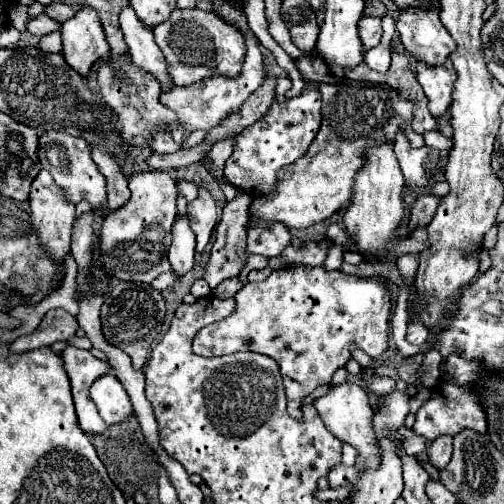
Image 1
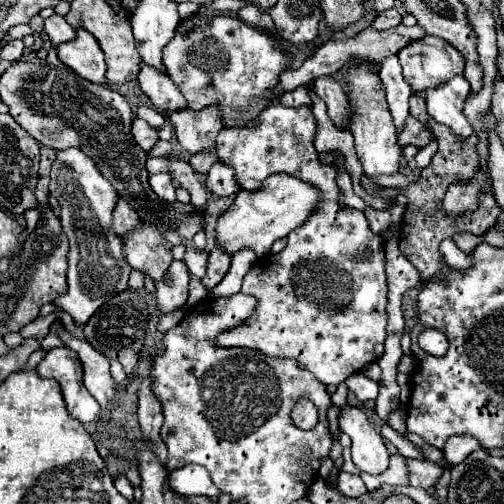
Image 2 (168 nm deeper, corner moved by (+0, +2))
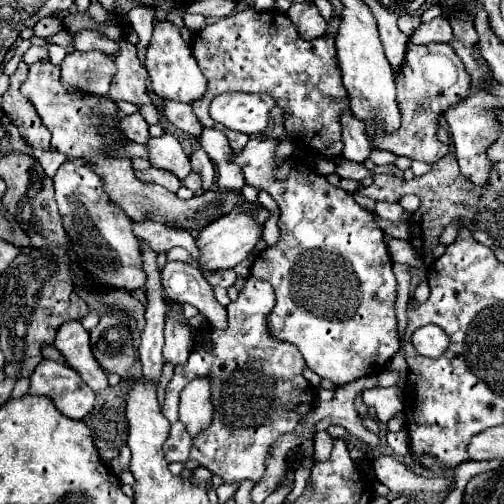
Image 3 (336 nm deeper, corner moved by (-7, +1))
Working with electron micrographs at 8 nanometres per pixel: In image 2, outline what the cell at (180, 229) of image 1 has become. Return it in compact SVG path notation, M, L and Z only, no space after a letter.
M173 260L171 268L169 268L169 278L165 282L157 282L157 292L155 292L157 304L163 314L171 314L185 306L187 282L189 282L189 278L187 278L185 262Z

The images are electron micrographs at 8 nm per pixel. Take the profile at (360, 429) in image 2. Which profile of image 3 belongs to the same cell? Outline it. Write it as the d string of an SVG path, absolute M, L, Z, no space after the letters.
M368 457L376 479L384 483L394 493L418 493L418 491L444 491L450 487L450 481L446 477L420 477L412 473L404 463L400 463L394 457Z

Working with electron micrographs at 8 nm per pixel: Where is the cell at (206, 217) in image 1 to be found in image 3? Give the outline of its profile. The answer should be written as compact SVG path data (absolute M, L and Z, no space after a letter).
M164 133L162 137L148 141L146 147L150 151L148 161L158 169L166 169L174 173L180 181L184 181L192 171L190 157L184 153L180 141L172 133Z

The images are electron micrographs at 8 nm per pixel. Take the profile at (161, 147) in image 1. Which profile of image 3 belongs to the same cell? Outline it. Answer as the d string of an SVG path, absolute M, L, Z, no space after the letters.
M140 113L128 115L120 121L120 127L124 129L124 135L134 141L134 143L142 143L146 145L150 141L150 133L148 133L148 123L144 121L144 117Z

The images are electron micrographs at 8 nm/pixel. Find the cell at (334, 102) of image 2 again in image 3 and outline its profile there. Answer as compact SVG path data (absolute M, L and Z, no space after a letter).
M350 109L342 113L340 125L342 125L342 143L344 143L342 157L348 161L356 161L356 163L362 163L364 159L368 159L370 147L366 139L366 125L354 119Z

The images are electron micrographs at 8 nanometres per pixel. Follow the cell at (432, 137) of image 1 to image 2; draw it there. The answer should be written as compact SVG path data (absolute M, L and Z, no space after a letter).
M435 142L435 144L429 144L429 148L425 148L425 150L419 150L417 156L415 156L417 166L419 166L419 168L429 166L429 162L431 162L431 158L433 158L435 152L437 152L437 142Z

